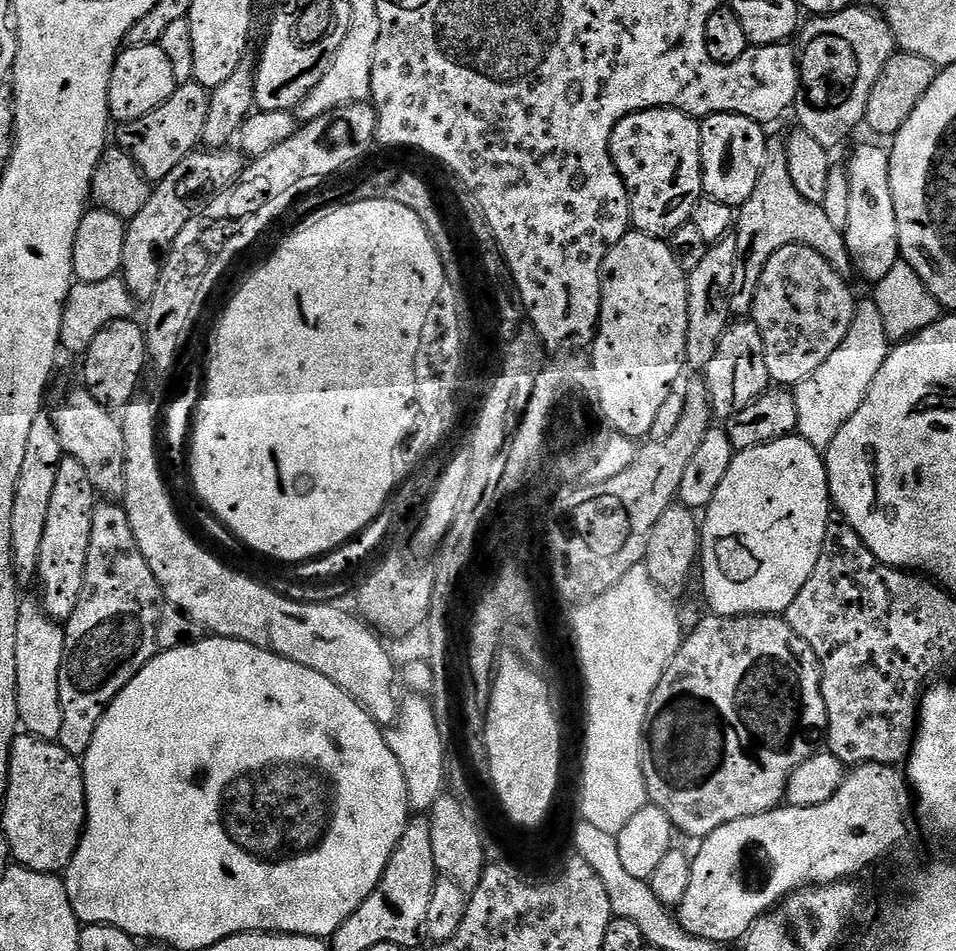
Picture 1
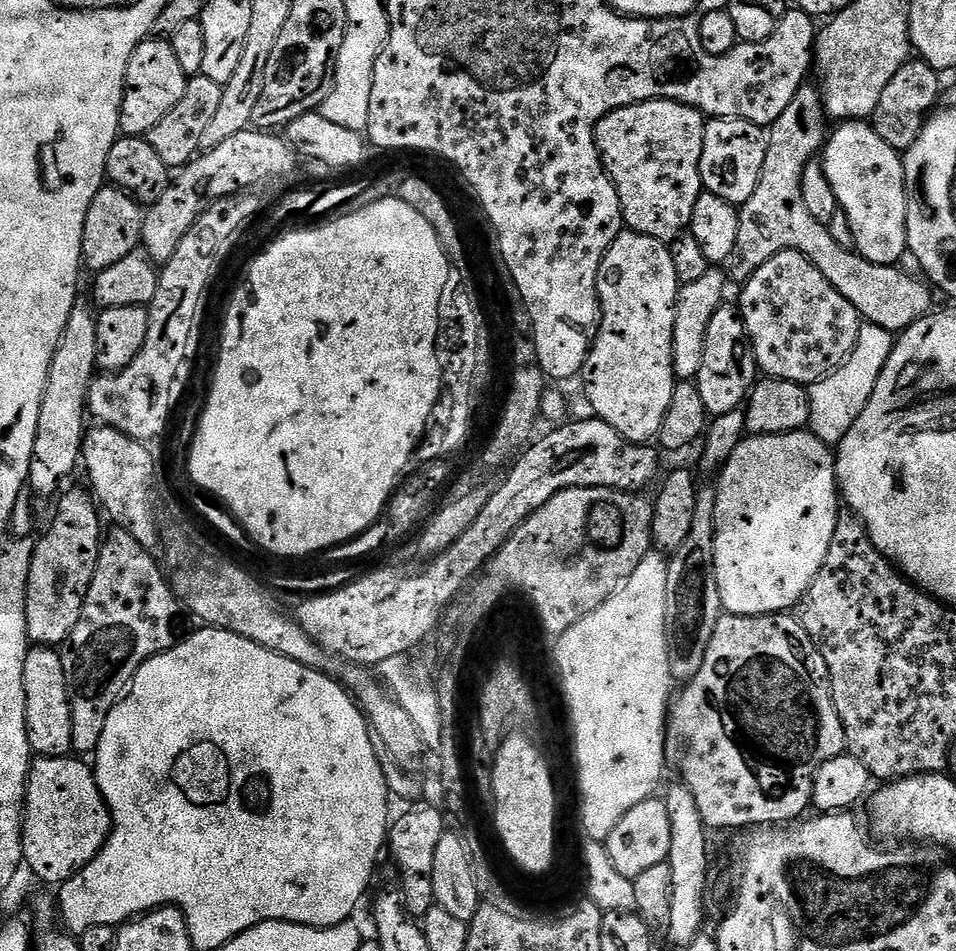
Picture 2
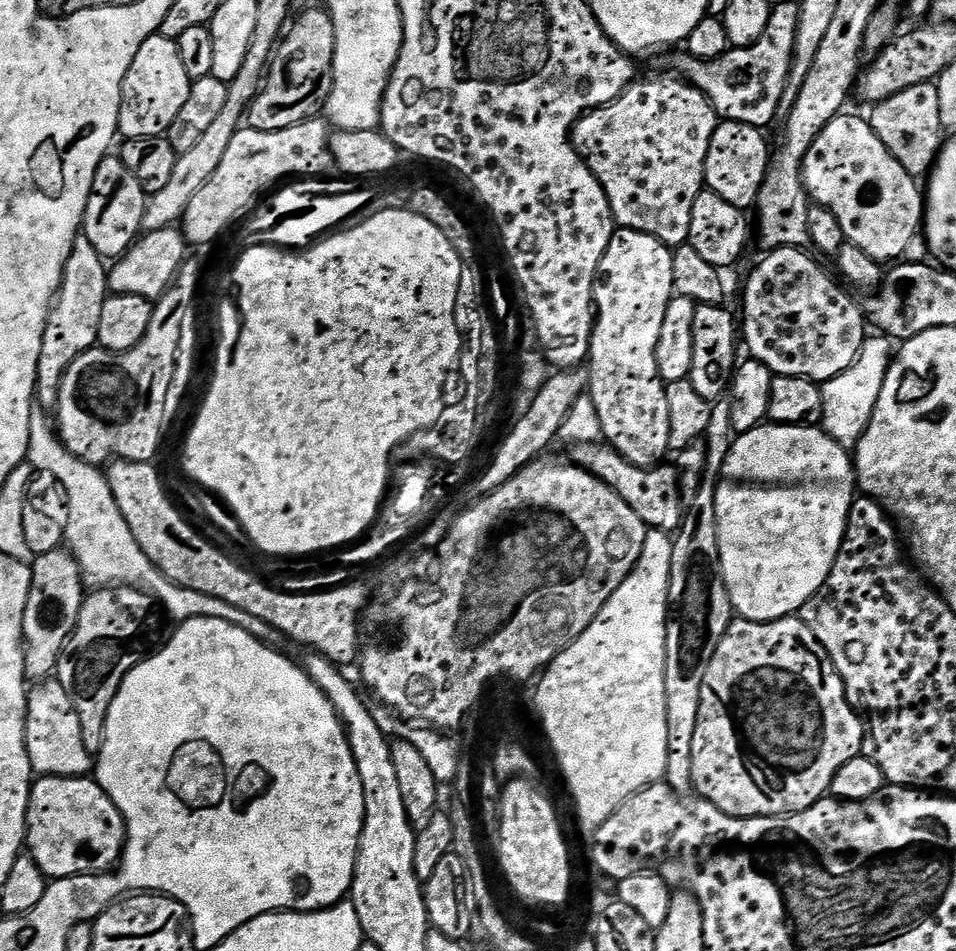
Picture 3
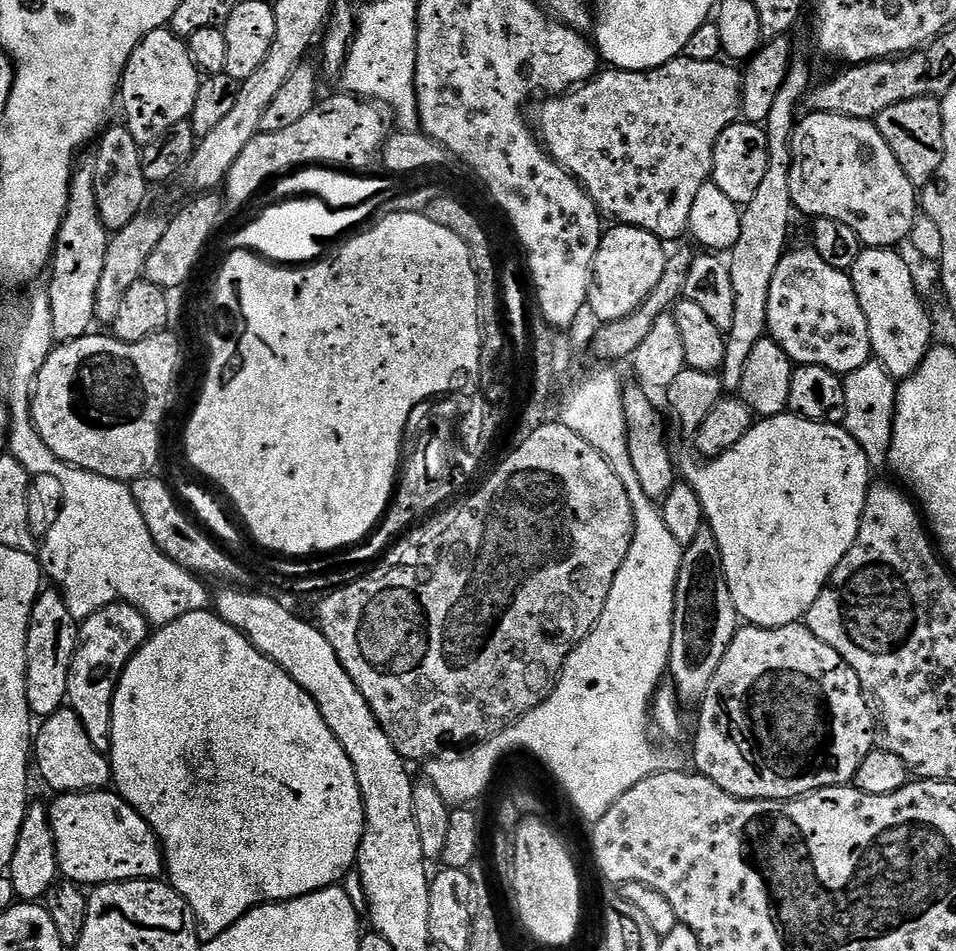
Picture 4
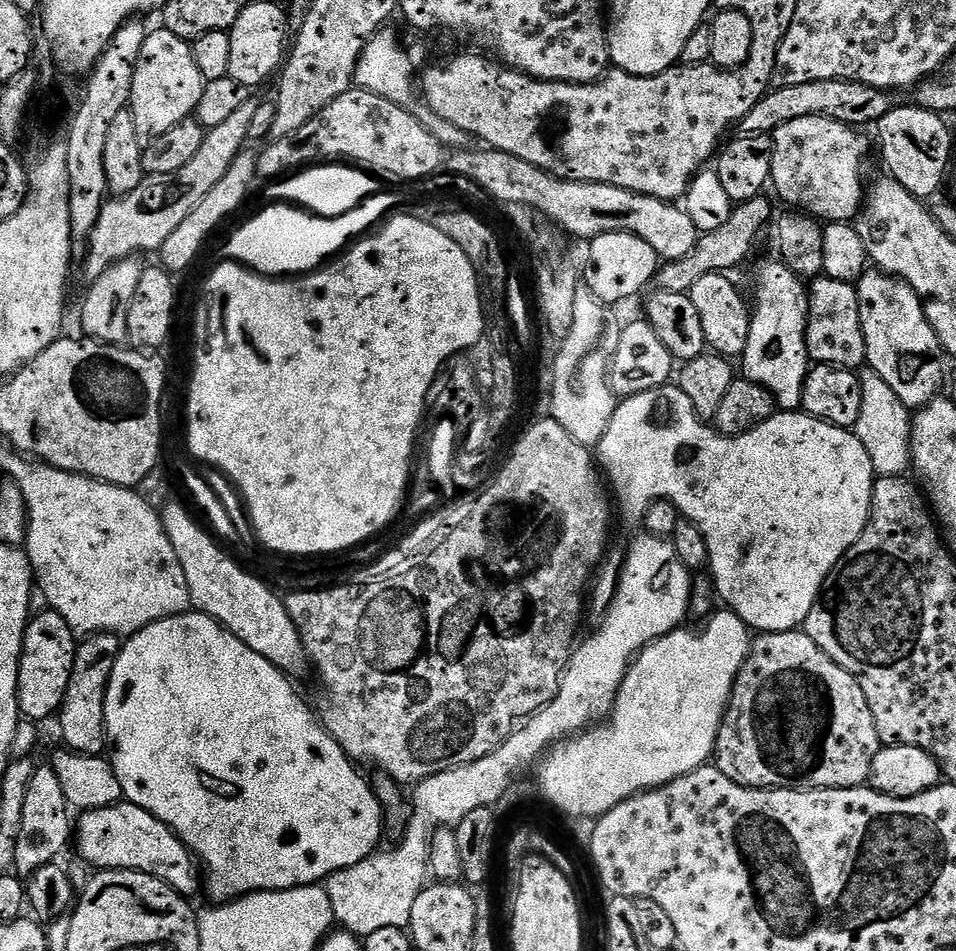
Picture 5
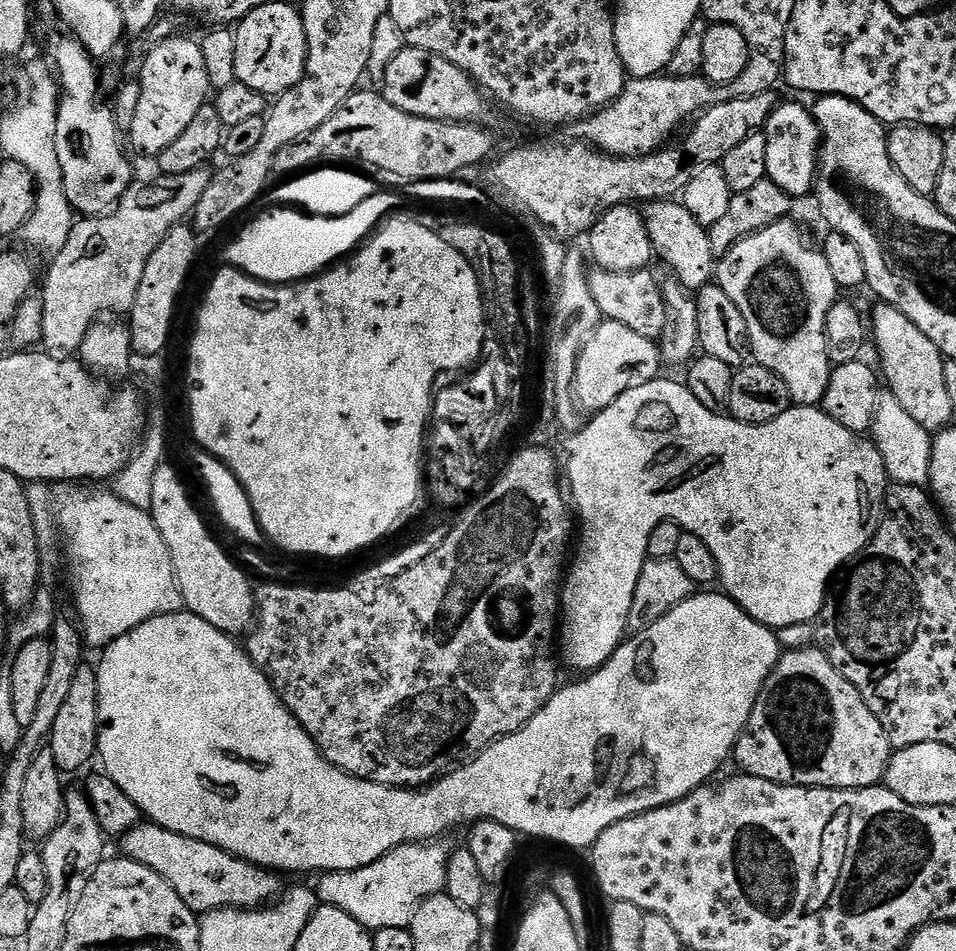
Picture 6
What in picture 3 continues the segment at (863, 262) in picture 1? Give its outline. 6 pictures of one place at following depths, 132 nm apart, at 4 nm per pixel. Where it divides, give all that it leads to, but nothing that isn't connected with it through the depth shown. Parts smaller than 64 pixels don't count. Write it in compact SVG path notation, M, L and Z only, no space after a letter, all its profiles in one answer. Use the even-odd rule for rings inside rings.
M848 115L835 116L826 130L814 138L814 146L810 146L804 159L804 187L819 207L830 209L834 218L838 218L838 226L842 226L847 243L858 246L858 250L870 254L870 258L878 262L899 261L903 257L900 255L915 242L916 236L918 240L921 235L926 211L925 193L921 185L920 188L916 185L919 184L917 177L911 176L906 166L886 150L871 123L865 117L863 120L860 116Z

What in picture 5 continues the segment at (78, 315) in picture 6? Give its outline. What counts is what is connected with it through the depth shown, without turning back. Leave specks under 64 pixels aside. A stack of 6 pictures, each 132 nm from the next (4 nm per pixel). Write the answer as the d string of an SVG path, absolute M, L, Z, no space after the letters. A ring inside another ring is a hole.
M250 98L238 106L229 119L221 122L219 126L207 129L204 141L198 154L182 170L174 170L174 174L161 176L145 176L144 181L130 194L109 199L105 203L102 214L98 214L98 222L94 226L91 236L86 241L88 253L84 256L84 272L89 281L97 280L114 262L124 260L128 256L144 254L140 252L155 253L182 226L186 214L214 190L214 186L226 170L230 170L230 162L238 158L238 154L245 151L249 143L248 130L250 121L254 118L257 101Z

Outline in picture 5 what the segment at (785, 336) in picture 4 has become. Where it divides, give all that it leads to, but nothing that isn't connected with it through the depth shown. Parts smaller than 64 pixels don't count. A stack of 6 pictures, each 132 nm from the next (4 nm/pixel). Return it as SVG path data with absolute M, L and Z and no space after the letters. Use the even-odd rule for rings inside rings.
M821 274L807 285L806 295L808 324L805 326L804 338L809 361L817 364L836 364L839 368L859 369L866 360L866 342L862 334L856 285L838 282Z

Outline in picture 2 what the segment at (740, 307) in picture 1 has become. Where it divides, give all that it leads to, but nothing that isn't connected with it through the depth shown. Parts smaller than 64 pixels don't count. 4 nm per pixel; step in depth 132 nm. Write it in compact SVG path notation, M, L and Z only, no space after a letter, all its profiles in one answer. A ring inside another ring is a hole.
M803 86L797 90L794 98L790 98L790 106L786 106L786 110L782 110L782 114L778 114L776 121L767 129L766 162L762 162L762 174L758 178L758 186L745 204L739 205L738 208L740 214L738 239L734 241L734 254L730 254L726 265L727 279L731 283L733 280L736 286L743 286L752 277L754 270L758 270L758 266L774 258L774 254L791 252L804 246L800 244L820 244L818 263L830 286L834 286L834 290L838 290L838 294L842 294L842 298L846 298L846 302L850 302L850 306L854 306L854 310L858 310L858 314L867 323L882 326L882 330L899 334L914 321L933 311L933 289L923 279L915 280L911 271L901 272L894 264L875 264L862 258L859 252L853 249L838 246L838 242L834 242L834 238L829 234L827 224L818 223L814 214L806 210L806 202L802 202L802 170L806 170L811 160L817 159L818 153L826 143L824 124L826 125L826 117L824 103L820 100L819 87Z

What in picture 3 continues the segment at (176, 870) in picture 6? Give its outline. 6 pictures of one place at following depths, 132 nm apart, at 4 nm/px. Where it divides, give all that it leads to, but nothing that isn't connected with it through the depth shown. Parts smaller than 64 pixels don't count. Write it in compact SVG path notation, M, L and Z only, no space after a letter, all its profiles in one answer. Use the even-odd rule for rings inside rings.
M40 776L32 785L28 803L26 848L45 877L94 876L113 871L124 854L124 819L114 802L95 779L88 776Z

